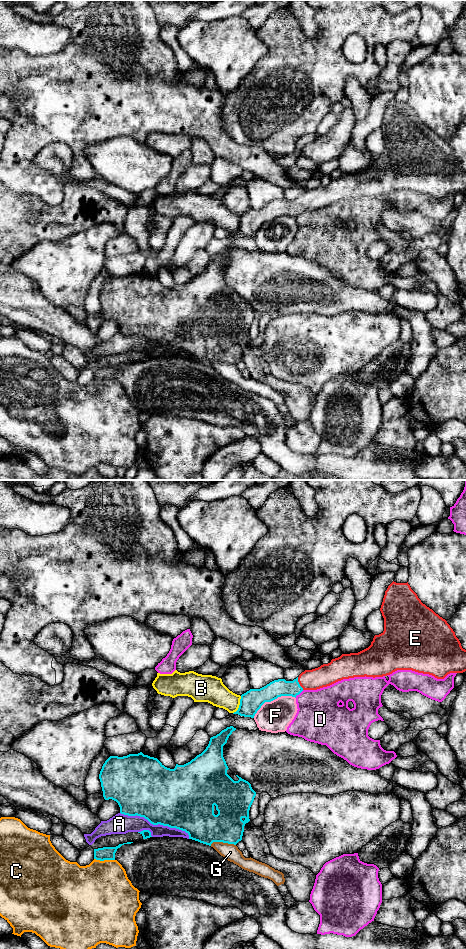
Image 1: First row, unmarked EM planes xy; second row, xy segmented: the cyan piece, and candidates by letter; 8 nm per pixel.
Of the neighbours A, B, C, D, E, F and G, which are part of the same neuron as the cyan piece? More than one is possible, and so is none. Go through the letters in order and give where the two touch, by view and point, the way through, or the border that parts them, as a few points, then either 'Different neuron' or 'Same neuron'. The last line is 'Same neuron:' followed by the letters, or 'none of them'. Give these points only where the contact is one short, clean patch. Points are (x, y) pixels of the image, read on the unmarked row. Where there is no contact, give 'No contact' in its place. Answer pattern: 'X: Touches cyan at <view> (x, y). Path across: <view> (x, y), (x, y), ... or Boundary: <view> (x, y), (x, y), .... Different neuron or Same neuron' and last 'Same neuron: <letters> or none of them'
A: Touches cyan at xy (156, 344). Different neuron
B: Touches cyan at xy (239, 225). Different neuron
C: Touches cyan at xy (104, 379). Different neuron
D: Touches cyan at xy (299, 213). Boundary: xy (303, 210), (295, 217). Different neuron
E: Touches cyan at xy (298, 203). Path across: xy (277, 208), (293, 208), (298, 203), (327, 194). Same neuron
F: Touches cyan at xy (272, 220). Boundary: xy (295, 217), (278, 216), (270, 221), (266, 221), (253, 237). Different neuron
G: Touches cyan at xy (223, 362). Boundary: xy (210, 364), (213, 362), (225, 362), (235, 365). Different neuron
Same neuron: E

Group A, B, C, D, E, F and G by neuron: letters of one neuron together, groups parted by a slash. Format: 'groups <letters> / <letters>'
groups A G / B / C / D / E / F

